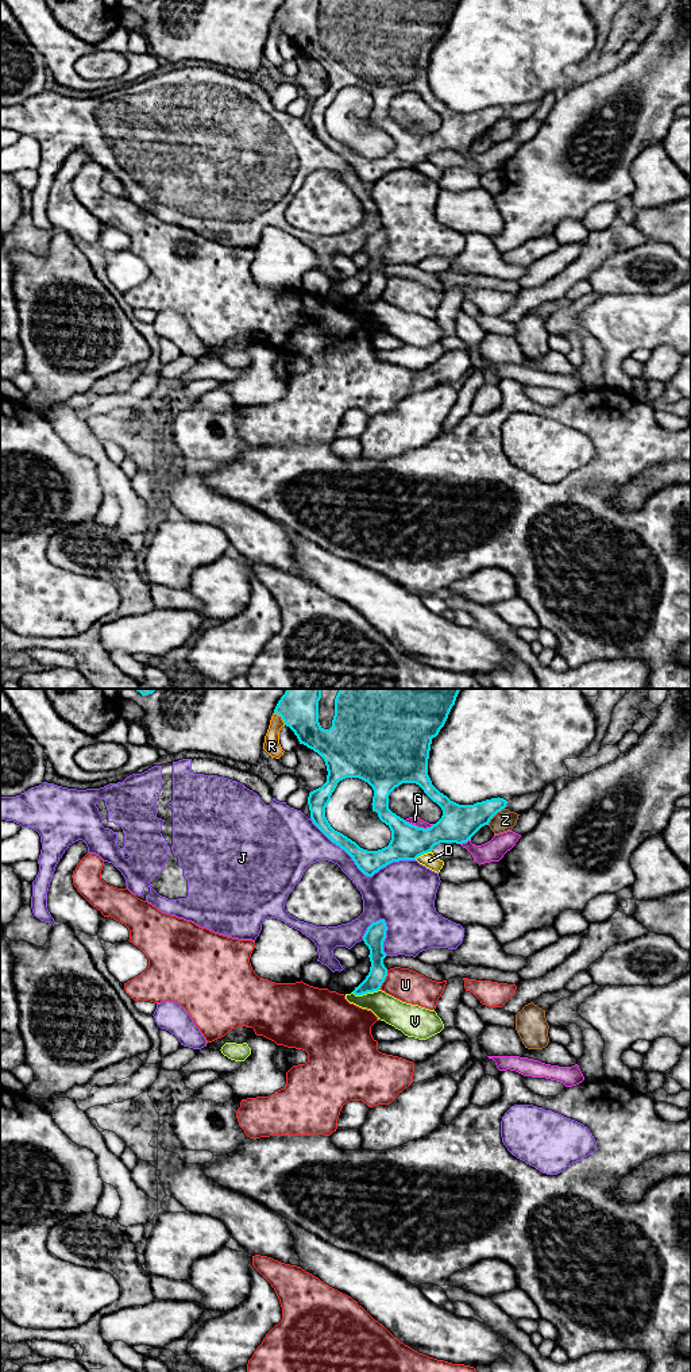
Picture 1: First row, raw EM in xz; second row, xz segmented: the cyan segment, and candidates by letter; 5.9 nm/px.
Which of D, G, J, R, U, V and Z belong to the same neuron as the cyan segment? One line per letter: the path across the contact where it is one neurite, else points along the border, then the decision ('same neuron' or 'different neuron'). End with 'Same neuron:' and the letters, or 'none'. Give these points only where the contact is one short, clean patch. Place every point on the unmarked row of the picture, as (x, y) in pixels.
D: different neuron
G: different neuron
J: different neuron
R: different neuron
U: different neuron
V: border xz (378, 297), (362, 303), (352, 301); different neuron
Z: different neuron
Same neuron: none

